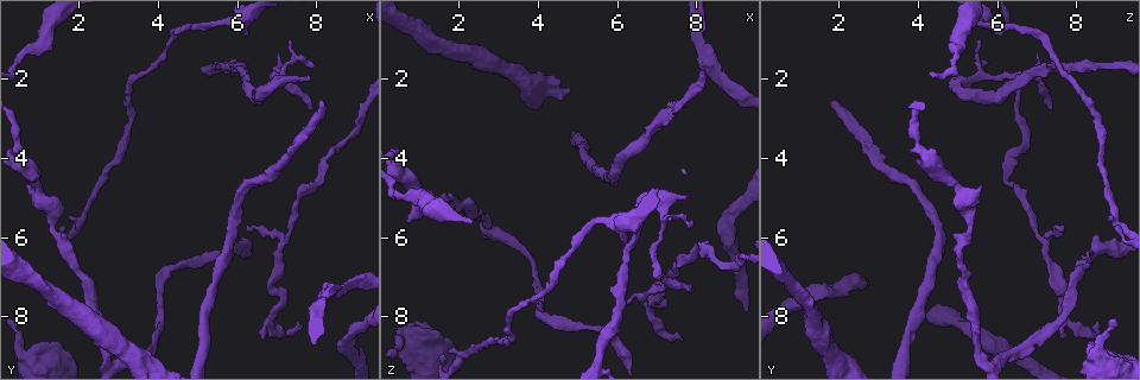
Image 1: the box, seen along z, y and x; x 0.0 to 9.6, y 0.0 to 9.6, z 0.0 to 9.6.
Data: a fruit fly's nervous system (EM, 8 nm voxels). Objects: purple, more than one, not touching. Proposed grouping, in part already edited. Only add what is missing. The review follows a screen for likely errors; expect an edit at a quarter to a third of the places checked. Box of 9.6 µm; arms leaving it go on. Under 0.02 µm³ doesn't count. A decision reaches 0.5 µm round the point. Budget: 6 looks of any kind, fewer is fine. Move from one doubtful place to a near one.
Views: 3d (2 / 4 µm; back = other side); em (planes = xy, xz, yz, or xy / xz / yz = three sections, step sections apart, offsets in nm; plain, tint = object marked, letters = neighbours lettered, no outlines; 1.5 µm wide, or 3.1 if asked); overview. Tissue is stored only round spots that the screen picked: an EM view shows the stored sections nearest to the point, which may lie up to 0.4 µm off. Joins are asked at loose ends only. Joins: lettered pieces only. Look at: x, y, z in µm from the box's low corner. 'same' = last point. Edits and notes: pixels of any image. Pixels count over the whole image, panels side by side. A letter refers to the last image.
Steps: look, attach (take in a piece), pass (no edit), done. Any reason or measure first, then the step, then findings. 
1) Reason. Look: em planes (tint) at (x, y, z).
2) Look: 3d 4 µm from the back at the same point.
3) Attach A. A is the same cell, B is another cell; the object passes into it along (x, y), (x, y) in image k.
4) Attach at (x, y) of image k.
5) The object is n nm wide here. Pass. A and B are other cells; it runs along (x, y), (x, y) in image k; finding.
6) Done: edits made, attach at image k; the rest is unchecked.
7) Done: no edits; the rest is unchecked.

Free end. Look: 3d 2 µm at (6.25, 5.65, 7.65).

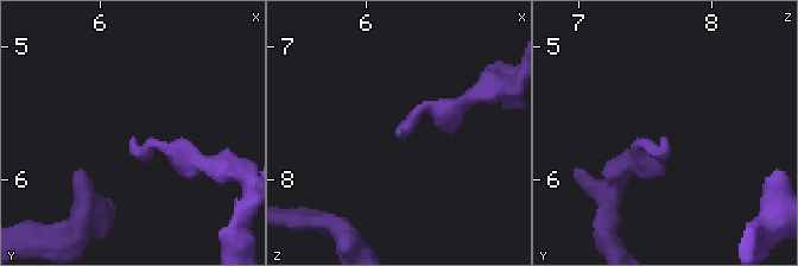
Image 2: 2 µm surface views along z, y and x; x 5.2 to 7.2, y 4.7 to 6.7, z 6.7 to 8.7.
Need the tissue. Look: em planes (tint) at (6.26, 5.70, 7.66).

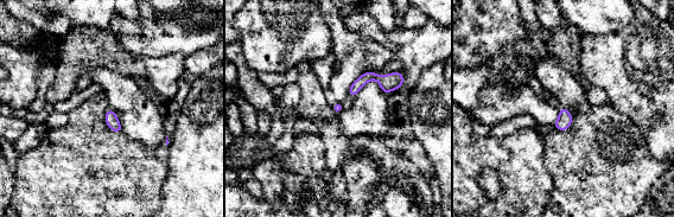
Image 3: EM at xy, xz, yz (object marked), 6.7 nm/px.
Look: em planes (letters) at the same point.

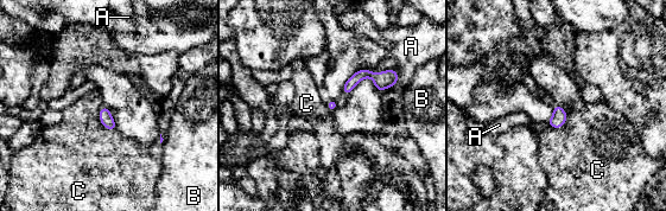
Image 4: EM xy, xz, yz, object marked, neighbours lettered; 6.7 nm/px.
The longest contact is with C, 200 nm. Pass. A, B and C are other cells; a border runs along (102, 104), (100, 122), (115, 130) in image 4; none of them fits.

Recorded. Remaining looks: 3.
End of a long branch. Look: 3d 2 µm at (1.65, 5.65, 9.05).

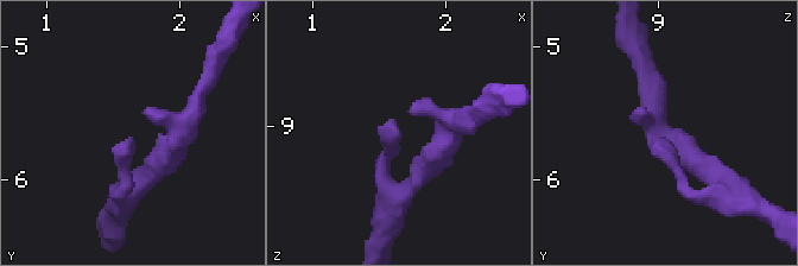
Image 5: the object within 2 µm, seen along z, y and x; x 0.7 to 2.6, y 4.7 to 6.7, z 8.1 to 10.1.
Look: em xz step 4 (letters) at (1.60, 5.68, 9.06).

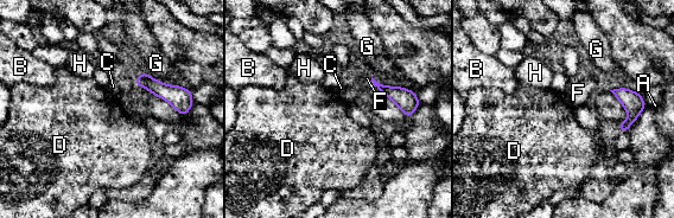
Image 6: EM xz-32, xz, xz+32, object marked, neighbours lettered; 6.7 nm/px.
Another direction. Look: em planes (letters) at the same point.

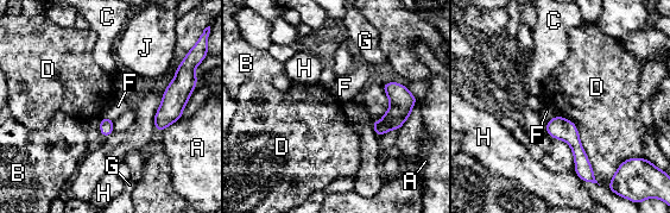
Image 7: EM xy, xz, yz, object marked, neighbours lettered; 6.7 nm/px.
The longest contact is with D, 550 nm. Pass. A, B, C, D, F, G, H and J are other cells; it runs along (550, 123), (575, 143), (592, 179) in image 7; none of them fits.

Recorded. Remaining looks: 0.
Done: no edits; the rest is unchecked.

